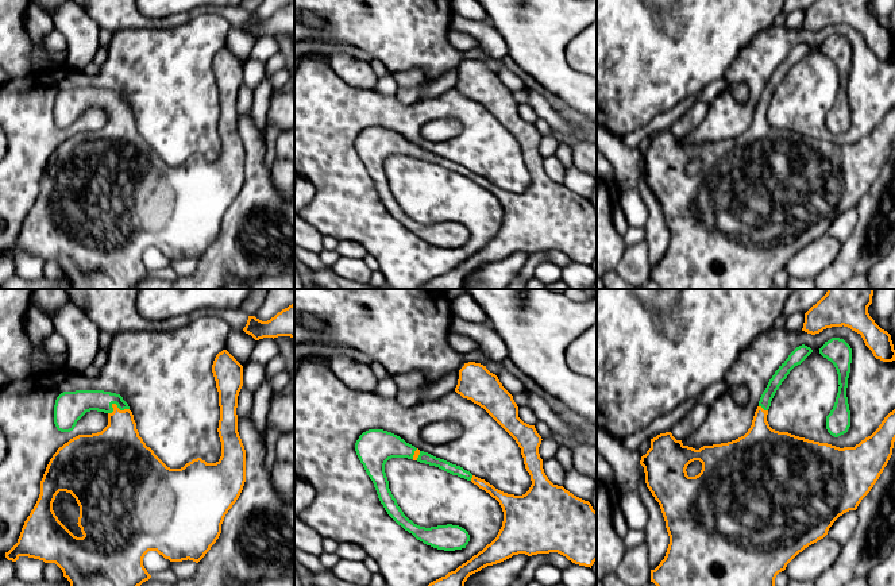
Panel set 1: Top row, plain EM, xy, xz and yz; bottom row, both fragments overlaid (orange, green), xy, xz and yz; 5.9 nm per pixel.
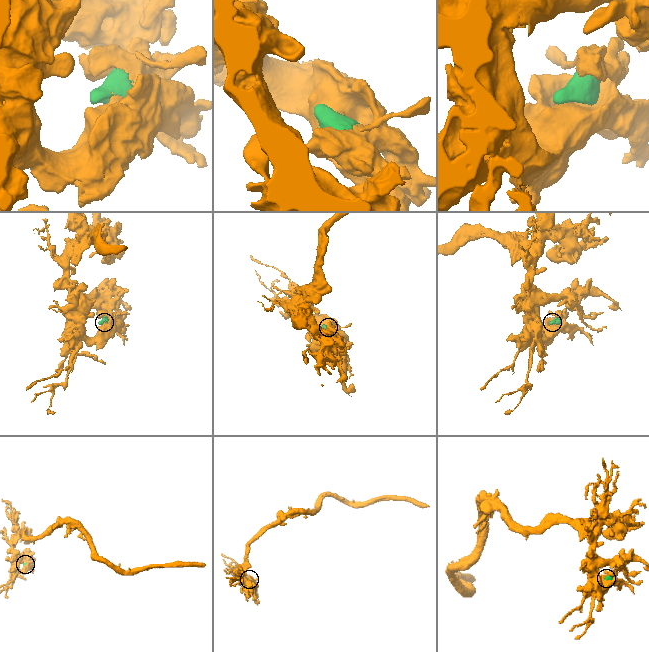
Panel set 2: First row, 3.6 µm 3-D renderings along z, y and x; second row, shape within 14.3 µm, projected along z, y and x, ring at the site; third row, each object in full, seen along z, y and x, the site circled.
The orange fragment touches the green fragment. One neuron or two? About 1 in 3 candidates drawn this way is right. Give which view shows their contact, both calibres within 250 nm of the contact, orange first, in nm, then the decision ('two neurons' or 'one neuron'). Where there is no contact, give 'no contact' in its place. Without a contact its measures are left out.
contact in xy; calibres 280 and 170 nm; one neuron

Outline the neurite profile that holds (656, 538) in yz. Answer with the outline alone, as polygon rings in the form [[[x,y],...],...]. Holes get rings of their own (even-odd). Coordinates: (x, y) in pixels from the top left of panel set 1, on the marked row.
[[[640,464],[639,470],[639,496],[648,512],[648,523],[645,527],[645,541],[649,554],[649,567],[655,570],[664,559],[670,536],[666,528],[666,521],[659,502],[655,500],[645,483],[644,467]]]

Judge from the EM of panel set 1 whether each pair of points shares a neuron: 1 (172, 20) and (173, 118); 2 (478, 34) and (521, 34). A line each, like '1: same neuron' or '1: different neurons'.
1: different neurons
2: different neurons

